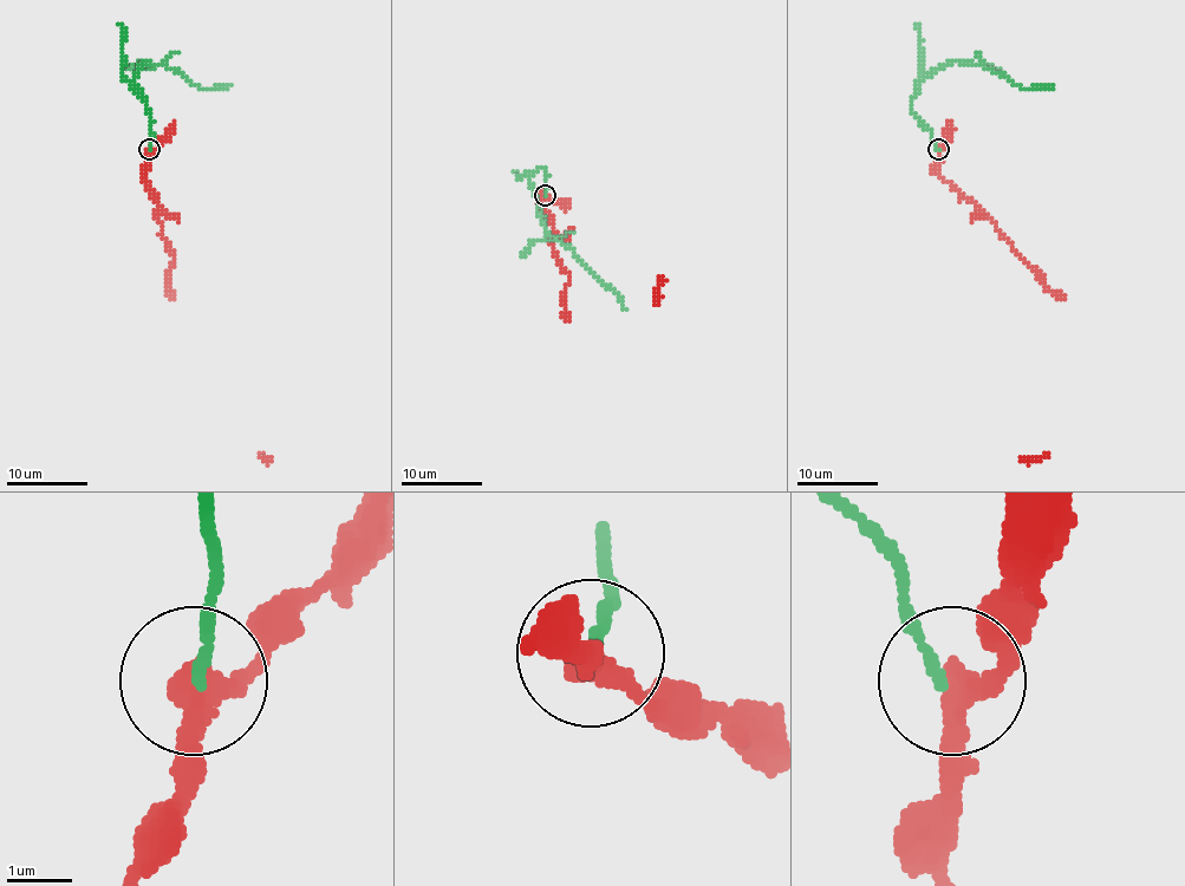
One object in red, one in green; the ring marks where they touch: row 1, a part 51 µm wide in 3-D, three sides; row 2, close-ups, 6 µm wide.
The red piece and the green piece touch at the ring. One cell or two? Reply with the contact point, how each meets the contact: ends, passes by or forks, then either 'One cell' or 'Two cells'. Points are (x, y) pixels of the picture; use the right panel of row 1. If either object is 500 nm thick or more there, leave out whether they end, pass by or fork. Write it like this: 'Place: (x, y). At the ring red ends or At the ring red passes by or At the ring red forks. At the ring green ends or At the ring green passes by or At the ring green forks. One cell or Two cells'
Place: (938, 149). At the ring red passes by. At the ring green ends. Two cells

